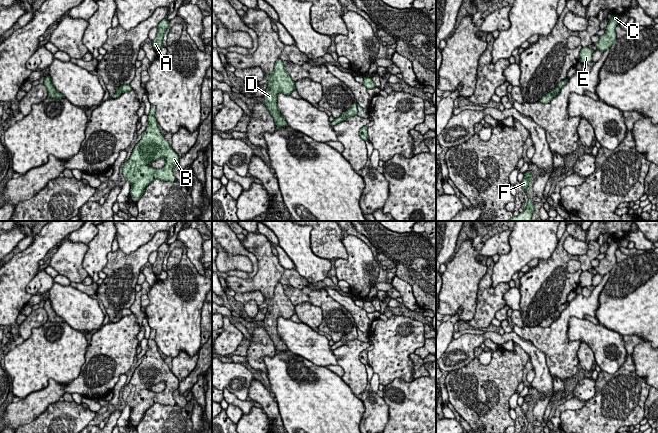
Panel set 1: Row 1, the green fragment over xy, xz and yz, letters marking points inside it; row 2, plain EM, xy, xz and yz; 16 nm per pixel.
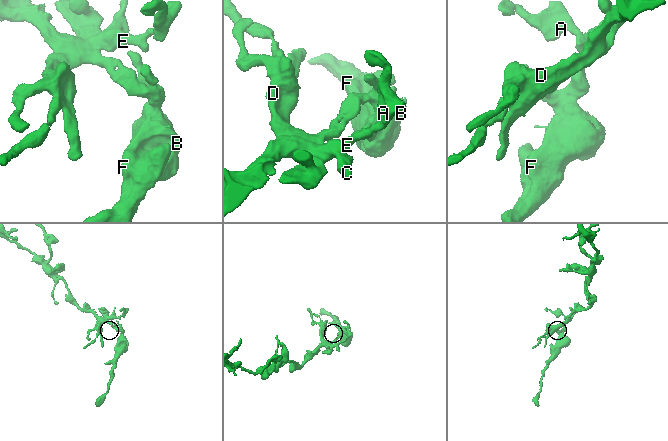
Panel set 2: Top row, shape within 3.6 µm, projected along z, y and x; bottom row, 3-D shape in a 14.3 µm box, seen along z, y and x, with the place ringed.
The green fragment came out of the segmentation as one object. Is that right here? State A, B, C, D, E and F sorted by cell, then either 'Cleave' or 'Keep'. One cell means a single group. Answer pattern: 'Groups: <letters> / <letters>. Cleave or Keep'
Groups: A B C D E F. Keep

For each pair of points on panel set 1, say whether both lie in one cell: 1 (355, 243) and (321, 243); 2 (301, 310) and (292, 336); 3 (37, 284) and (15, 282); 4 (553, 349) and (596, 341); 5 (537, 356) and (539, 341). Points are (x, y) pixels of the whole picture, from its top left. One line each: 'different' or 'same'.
1: different
2: different
3: different
4: different
5: different

